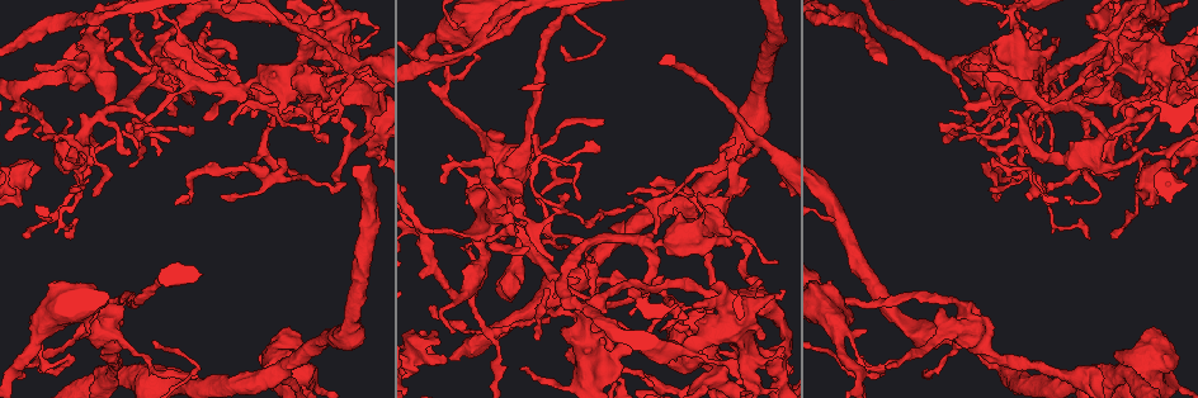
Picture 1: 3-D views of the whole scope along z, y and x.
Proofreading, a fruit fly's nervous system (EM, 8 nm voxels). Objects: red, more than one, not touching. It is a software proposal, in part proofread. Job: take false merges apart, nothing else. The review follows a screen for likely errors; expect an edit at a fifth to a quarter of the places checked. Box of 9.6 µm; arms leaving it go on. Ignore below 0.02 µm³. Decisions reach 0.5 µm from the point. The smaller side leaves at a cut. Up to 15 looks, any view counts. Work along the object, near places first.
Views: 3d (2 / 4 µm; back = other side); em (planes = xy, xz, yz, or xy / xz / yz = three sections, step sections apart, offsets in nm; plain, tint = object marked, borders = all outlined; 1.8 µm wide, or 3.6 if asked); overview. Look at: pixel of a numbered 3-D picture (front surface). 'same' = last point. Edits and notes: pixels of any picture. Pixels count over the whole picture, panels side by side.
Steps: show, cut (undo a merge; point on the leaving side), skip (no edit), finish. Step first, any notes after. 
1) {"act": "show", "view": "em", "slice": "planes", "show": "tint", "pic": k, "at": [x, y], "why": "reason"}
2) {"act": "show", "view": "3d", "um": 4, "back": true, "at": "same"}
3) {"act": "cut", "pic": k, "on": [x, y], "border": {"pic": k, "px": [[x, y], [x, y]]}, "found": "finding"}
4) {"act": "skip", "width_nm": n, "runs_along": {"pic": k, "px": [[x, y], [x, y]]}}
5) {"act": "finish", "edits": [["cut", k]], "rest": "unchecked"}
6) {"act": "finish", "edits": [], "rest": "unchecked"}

{"act": "show", "view": "3d", "um": 2, "back": true, "pic": 1, "at": [342, 183], "why": "sharp bend"}

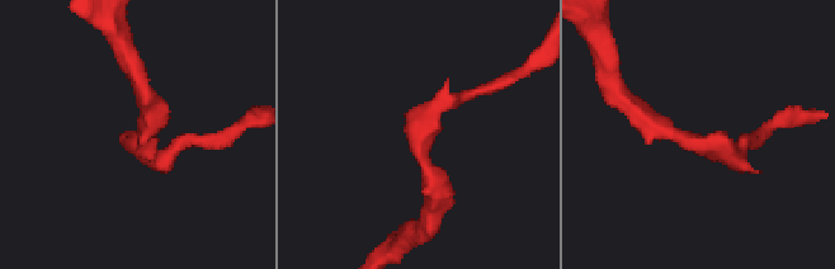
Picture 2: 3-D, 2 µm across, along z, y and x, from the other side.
{"act": "show", "view": "em", "slice": "xz", "step": 4, "show": "borders", "pic": 2, "at": [134, 144], "why": "now the EM"}

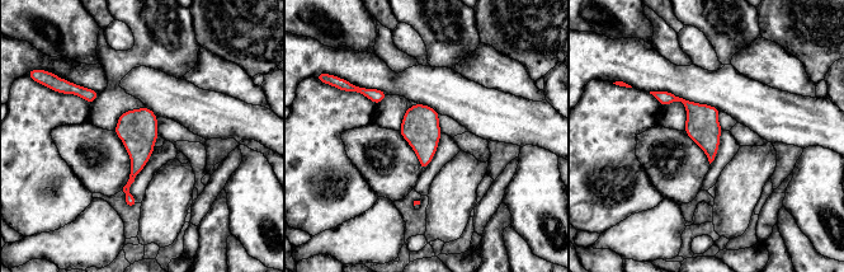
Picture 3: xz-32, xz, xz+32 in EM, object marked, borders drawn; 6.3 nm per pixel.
{"act": "skip", "found": "all the same cell"}

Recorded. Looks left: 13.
{"act": "show", "view": "em", "um": 3.6, "slice": "yz", "step": 8, "show": "tint", "pic": 1, "at": [644, 373], "why": "abrupt turn"}

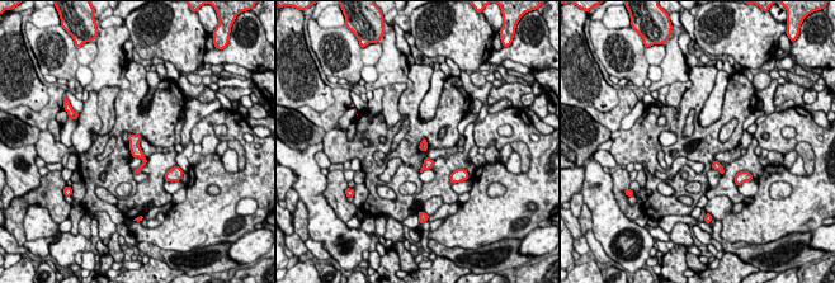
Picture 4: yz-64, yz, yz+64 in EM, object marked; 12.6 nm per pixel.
{"act": "show", "view": "em", "um": 3.6, "slice": "planes", "show": "borders", "at": "same"}

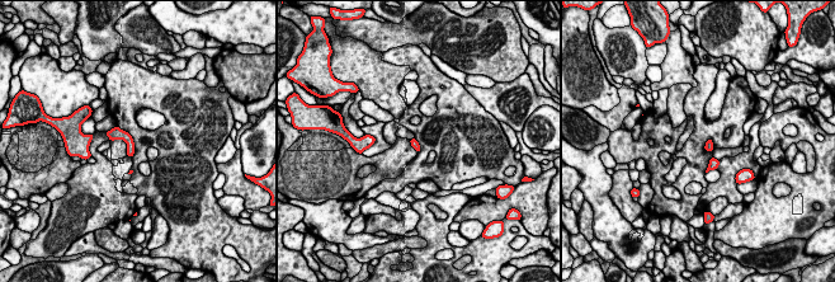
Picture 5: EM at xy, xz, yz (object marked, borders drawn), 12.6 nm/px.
{"act": "skip", "found": "one cell here"}

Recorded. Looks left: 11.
{"act": "show", "view": "em", "slice": "xy", "step": 16, "show": "tint", "pic": 1, "at": [1159, 184], "why": "calibre changes"}

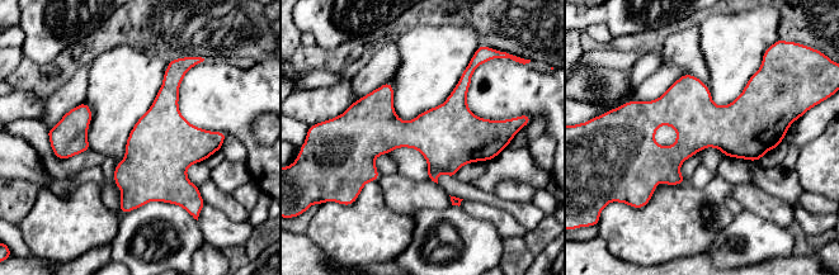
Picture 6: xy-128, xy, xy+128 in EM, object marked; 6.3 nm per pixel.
{"act": "skip", "width_nm": 300, "found": "one cell here"}

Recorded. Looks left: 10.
{"act": "show", "view": "em", "slice": "xz", "step": 8, "show": "tint", "pic": 1, "at": [423, 226], "why": "three arms meet"}

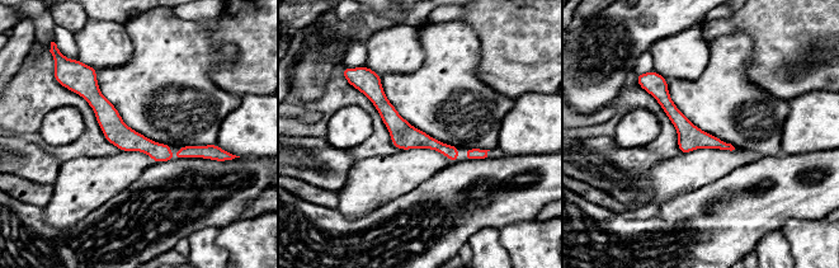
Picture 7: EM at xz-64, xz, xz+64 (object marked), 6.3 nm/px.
{"act": "skip", "runs_along": {"pic": 7, "px": [[78, 87], [132, 141], [208, 155]]}, "found": "one cell here"}

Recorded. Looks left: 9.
{"act": "show", "view": "3d", "um": 2, "pic": 1, "at": [577, 308], "why": "four or more arms meet"}

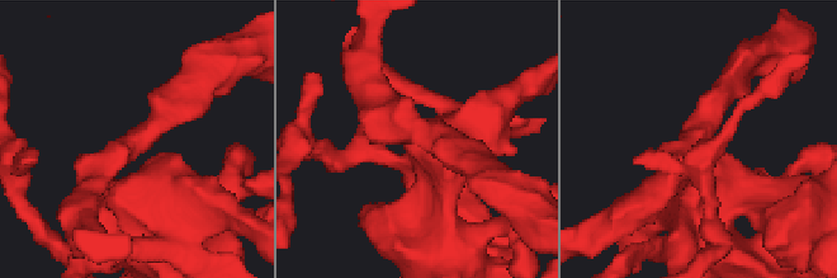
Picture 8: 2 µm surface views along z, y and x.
{"act": "show", "view": "em", "um": 3.6, "slice": "xz", "step": 16, "show": "tint", "pic": 8, "at": [695, 140], "arms": 4}

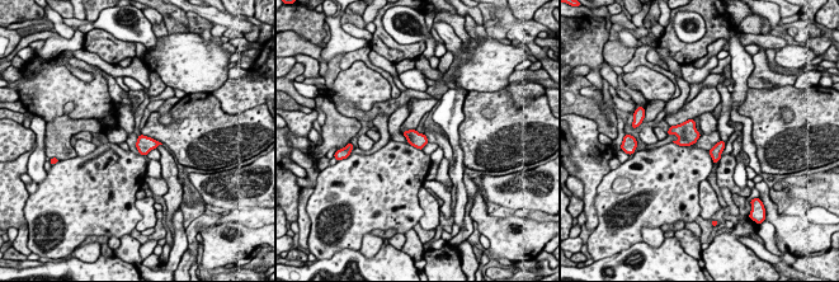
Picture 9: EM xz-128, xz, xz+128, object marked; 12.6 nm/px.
{"act": "skip", "found": "continuous, no second cell"}

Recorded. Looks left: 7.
{"act": "show", "view": "3d", "um": 4, "pic": 1, "at": [851, 345], "why": "two arms in line, one across"}

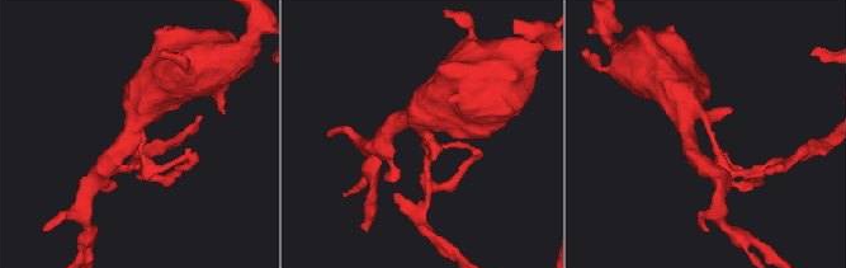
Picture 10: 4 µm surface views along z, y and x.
{"act": "show", "view": "em", "slice": "planes", "show": "plain", "pic": 10, "at": [426, 138]}

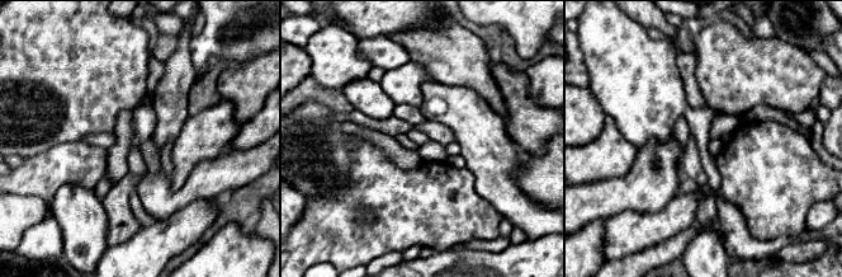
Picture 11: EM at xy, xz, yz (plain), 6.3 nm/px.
{"act": "show", "view": "em", "slice": "planes", "show": "tint", "at": "same", "why": "with the object marked"}

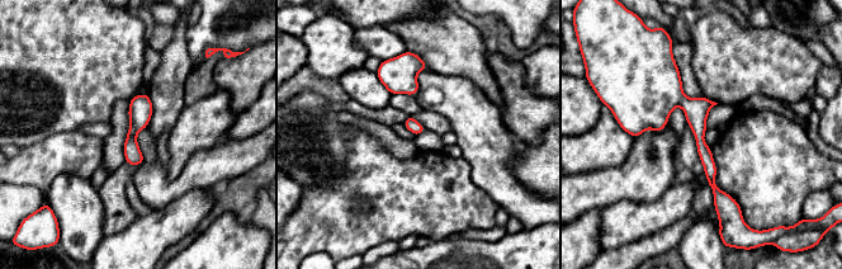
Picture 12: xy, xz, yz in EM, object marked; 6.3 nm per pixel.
{"act": "skip", "width_nm": 90, "found": "one cell here"}

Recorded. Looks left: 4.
{"act": "finish", "edits": [], "rest": "unchecked"}

